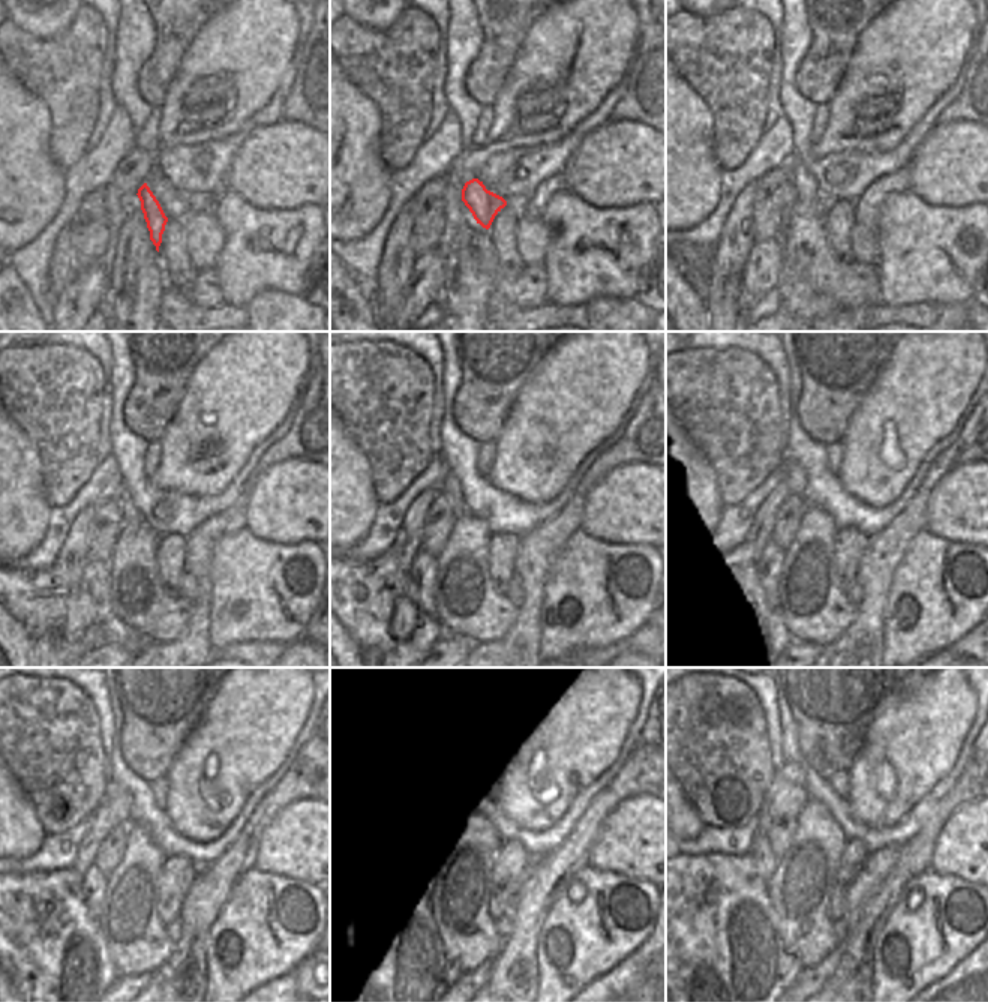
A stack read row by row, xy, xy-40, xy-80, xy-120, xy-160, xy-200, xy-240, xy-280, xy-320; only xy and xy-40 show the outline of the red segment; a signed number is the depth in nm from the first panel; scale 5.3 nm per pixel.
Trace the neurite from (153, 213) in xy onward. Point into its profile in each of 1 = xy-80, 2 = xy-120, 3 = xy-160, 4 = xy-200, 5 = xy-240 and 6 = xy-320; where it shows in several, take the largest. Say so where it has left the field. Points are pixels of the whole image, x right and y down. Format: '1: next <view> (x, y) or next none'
1: next xy-80 (807, 189)
2: next xy-120 (128, 512)
3: next xy-160 (450, 488)
4: next xy-200 (793, 476)
5: next xy-240 (117, 797)
6: next xy-320 (792, 773)

